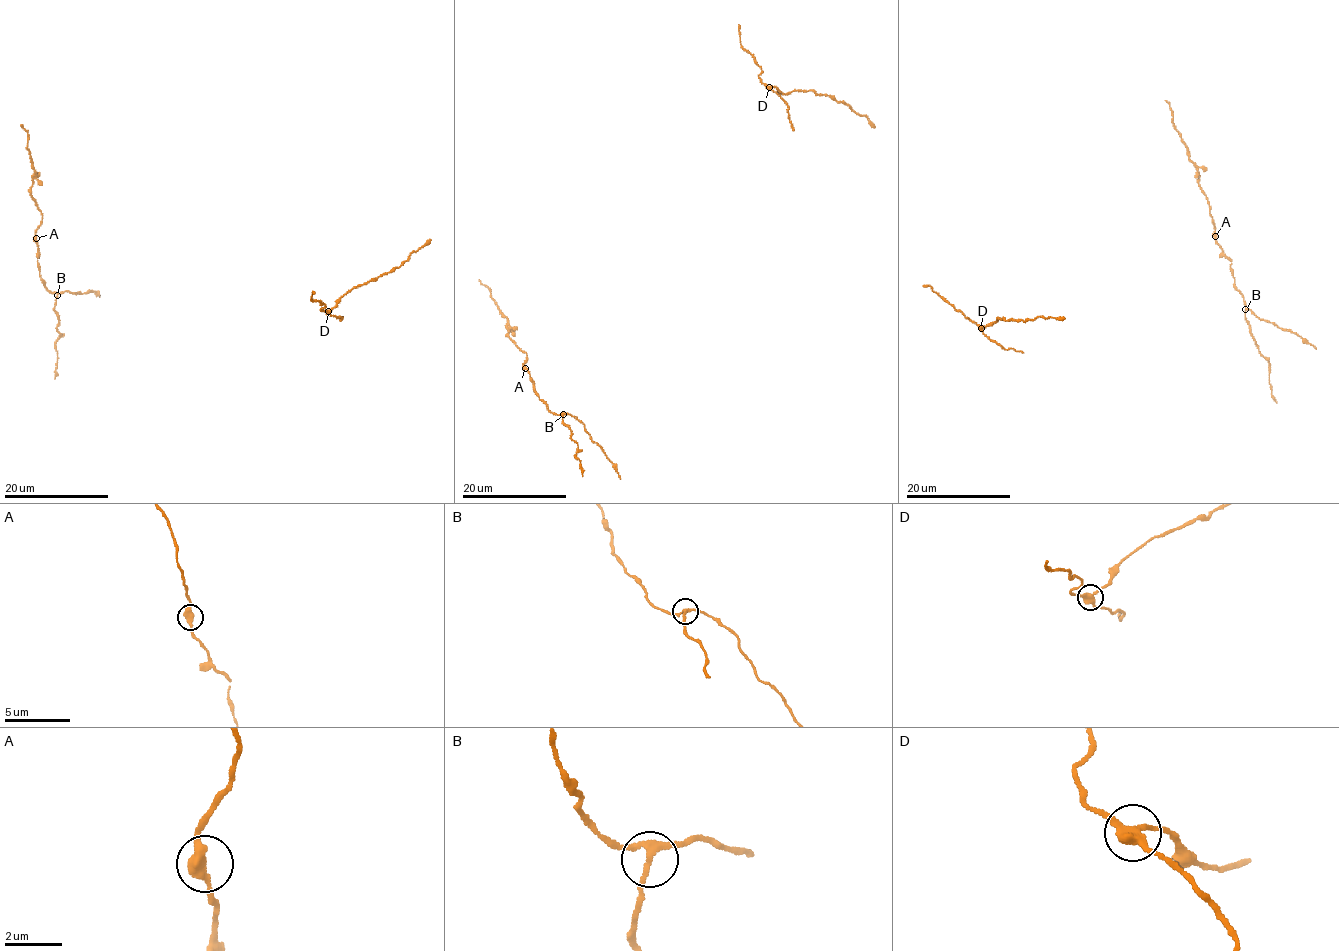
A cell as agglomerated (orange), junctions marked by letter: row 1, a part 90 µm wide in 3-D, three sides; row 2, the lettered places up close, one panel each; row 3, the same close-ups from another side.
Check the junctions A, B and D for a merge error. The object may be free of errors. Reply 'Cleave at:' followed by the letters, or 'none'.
Cleave at: D

